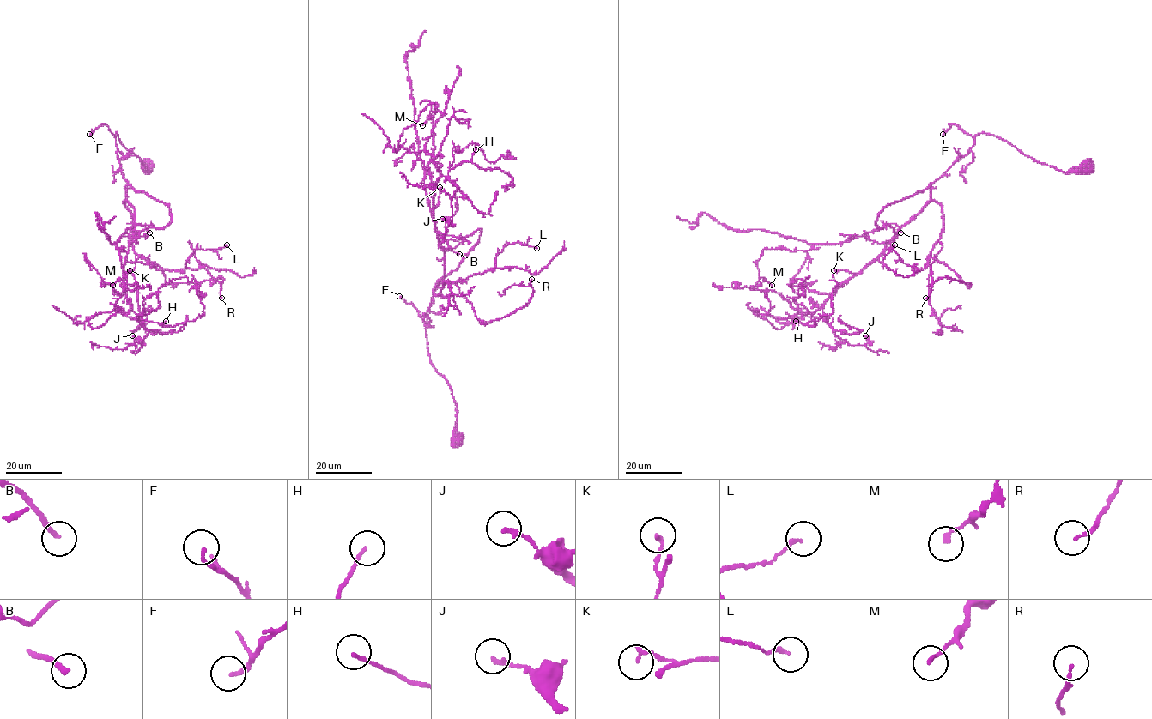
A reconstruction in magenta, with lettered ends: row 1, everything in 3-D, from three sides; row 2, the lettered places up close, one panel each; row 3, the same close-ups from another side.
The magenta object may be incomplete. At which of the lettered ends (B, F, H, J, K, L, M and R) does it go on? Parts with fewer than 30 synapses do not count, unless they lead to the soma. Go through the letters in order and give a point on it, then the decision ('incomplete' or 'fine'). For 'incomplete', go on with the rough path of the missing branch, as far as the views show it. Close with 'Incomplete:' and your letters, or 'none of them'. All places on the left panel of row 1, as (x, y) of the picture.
B: place (149, 232); incomplete; course (149, 232), (149, 243), (161, 250), (176, 251), (190, 246), (213, 263), (260, 261)
F: place (89, 134); fine
H: place (166, 321); fine
J: place (132, 335); fine
K: place (130, 270); fine
L: place (227, 244); fine
M: place (112, 285); fine
R: place (221, 298); fine
Incomplete: B

